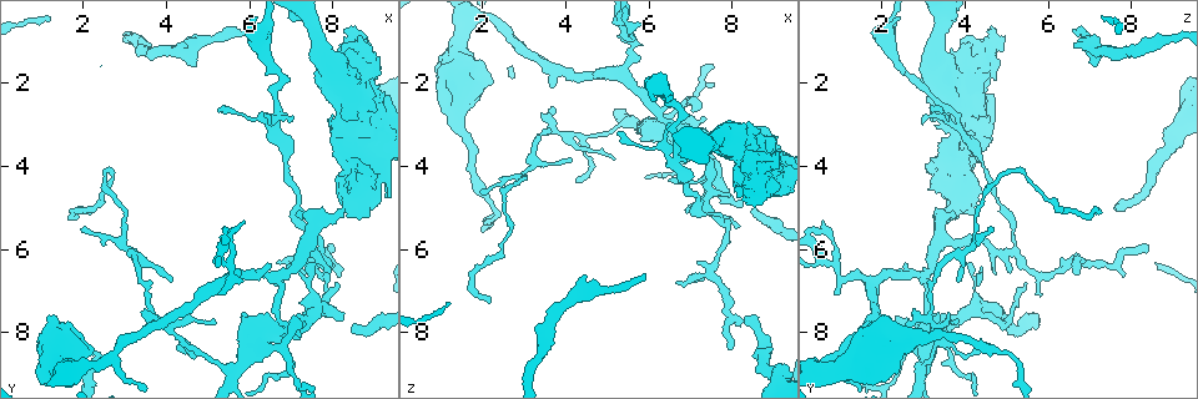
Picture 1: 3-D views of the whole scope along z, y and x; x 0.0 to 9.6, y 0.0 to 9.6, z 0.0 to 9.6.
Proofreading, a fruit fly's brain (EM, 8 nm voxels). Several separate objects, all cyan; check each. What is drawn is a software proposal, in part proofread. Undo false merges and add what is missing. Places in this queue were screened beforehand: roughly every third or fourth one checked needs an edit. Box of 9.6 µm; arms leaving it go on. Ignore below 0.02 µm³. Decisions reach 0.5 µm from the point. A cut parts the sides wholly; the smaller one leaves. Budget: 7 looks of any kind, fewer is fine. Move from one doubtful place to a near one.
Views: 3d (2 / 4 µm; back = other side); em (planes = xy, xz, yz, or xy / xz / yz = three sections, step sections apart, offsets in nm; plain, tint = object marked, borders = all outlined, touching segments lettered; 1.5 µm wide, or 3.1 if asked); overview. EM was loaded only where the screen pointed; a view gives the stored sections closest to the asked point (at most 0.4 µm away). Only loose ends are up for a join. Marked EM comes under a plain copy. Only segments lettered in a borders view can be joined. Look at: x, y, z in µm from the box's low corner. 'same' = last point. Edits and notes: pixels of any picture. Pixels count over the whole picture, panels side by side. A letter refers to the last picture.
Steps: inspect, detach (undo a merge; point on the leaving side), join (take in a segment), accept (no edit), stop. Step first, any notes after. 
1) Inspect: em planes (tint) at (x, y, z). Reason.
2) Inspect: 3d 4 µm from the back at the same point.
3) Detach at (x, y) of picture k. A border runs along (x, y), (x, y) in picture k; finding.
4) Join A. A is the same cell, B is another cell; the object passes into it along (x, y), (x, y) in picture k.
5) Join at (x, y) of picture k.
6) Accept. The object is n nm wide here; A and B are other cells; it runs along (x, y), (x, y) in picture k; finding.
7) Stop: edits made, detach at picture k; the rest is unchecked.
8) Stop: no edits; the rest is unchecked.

Inspect: 3d 4 µm at (6.70, 6.80, 3.05). Sharp bend.

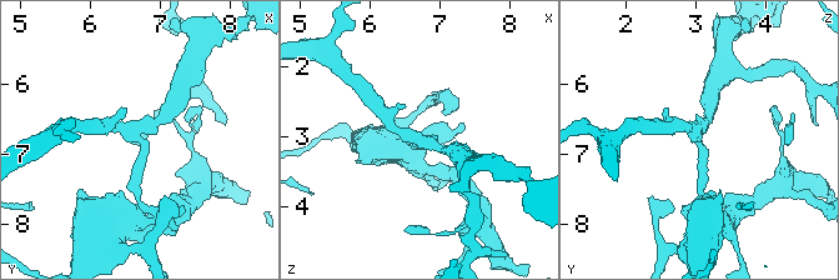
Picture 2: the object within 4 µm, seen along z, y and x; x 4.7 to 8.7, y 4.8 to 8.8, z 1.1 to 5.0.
Inspect: em xz step 4 (tint) at (6.70, 6.75, 3.05). 3 arms meet here; the arms are 160, 220, 240 nm wide.

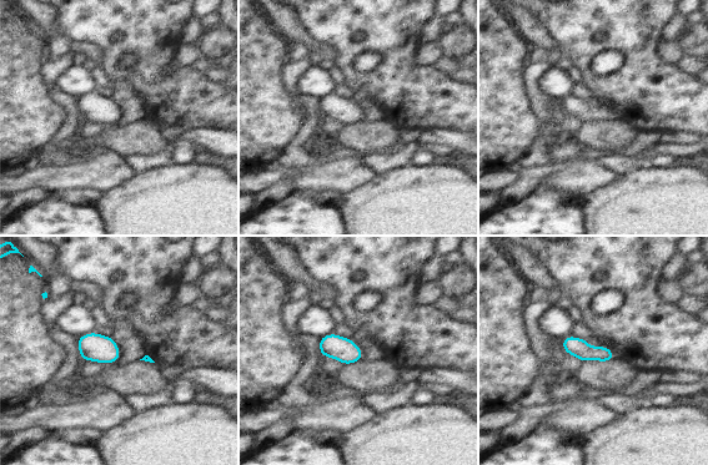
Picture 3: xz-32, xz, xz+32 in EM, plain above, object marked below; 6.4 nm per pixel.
Inspect: em planes (borders) at the same point. Another direction.

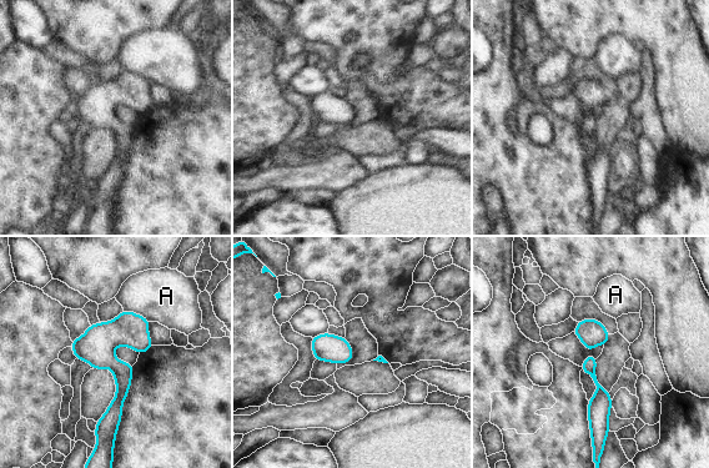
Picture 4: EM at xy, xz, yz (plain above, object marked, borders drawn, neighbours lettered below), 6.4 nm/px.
Accept. The object is 170 nm wide here; A is another cell; it runs along (126, 313), (109, 341), (121, 396), (106, 431) in picture 4; all the same cell.

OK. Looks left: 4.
Inspect: em planes (tint) at (8.25, 5.00, 7.75). End of a long branch.

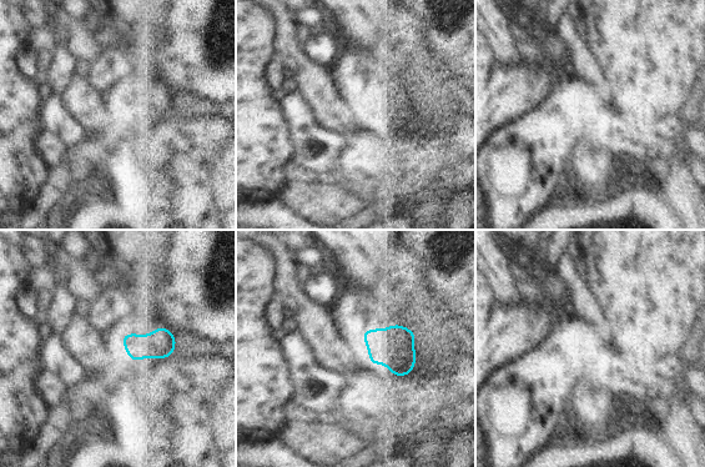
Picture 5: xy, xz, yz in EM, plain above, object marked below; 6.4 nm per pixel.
Inspect: em planes (borders) at the same point. See the neighbours.

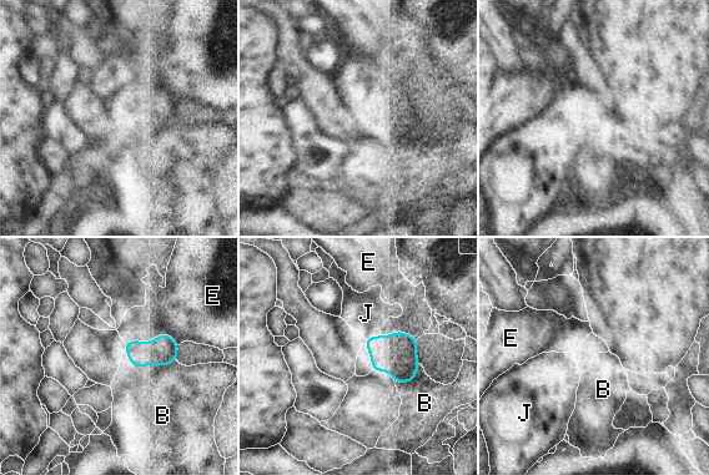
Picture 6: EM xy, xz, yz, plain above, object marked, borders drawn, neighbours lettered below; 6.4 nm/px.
Join J. The object is 150 nm wide here; J is the same cell, B and E are other cells; the object passes into it along (396, 353), (372, 337), (366, 313) in picture 6; it goes on there.

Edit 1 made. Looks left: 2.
Stop: edits made, join at picture 6; the rest is unchecked.

